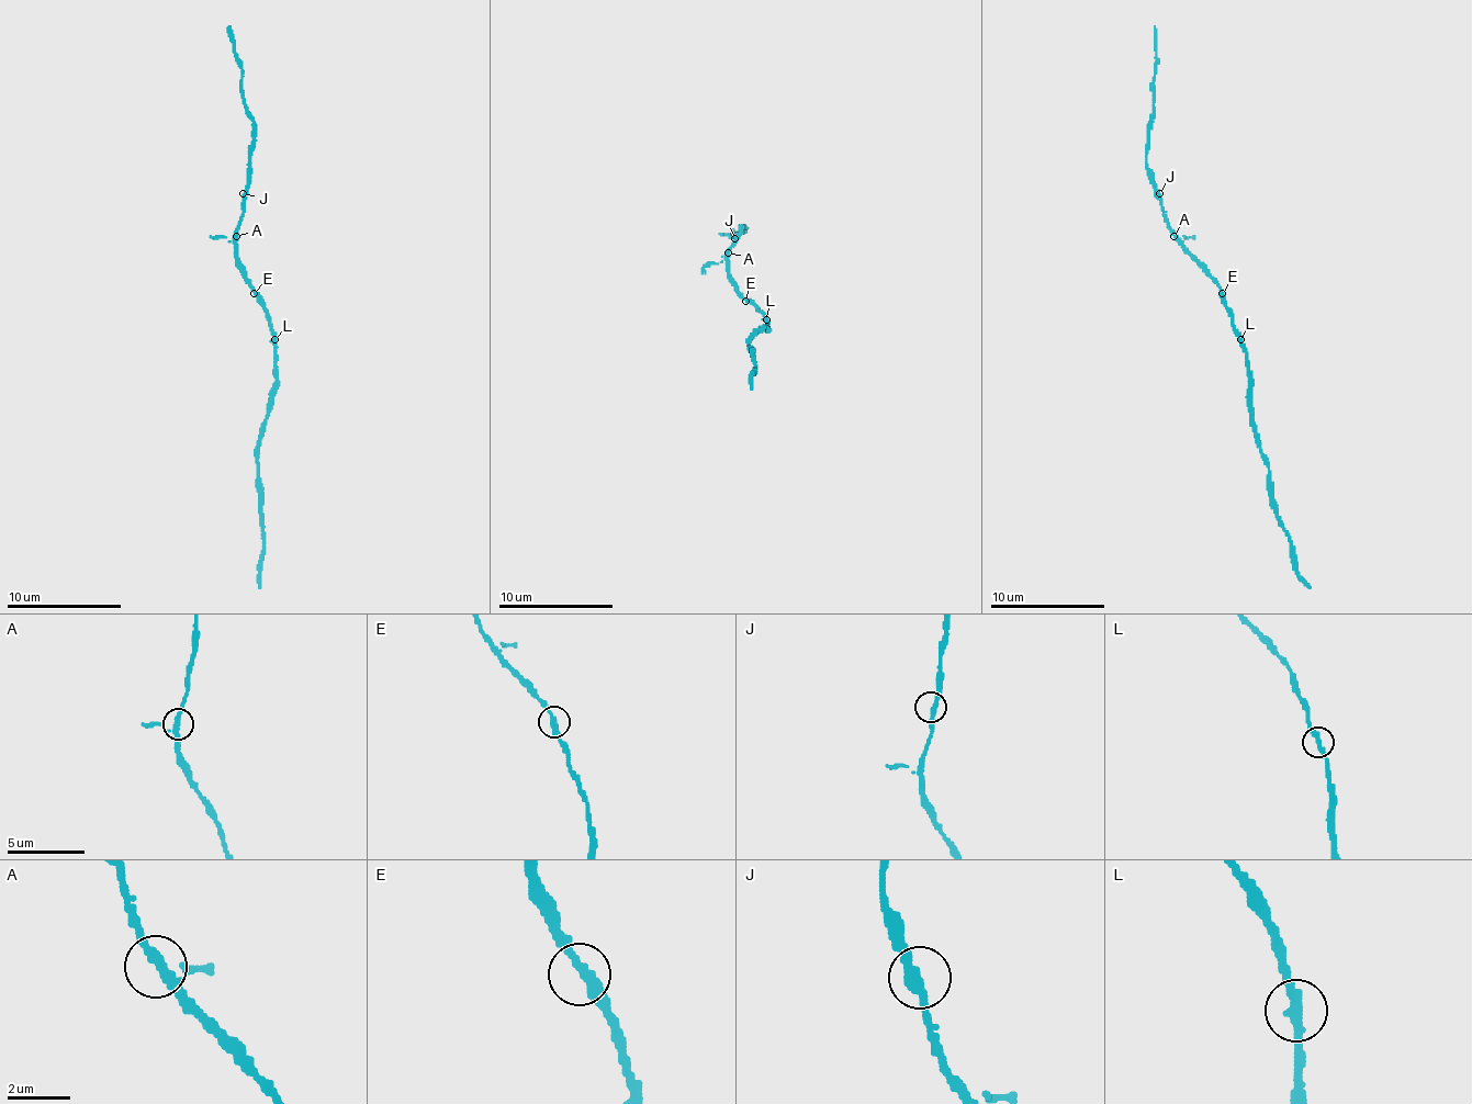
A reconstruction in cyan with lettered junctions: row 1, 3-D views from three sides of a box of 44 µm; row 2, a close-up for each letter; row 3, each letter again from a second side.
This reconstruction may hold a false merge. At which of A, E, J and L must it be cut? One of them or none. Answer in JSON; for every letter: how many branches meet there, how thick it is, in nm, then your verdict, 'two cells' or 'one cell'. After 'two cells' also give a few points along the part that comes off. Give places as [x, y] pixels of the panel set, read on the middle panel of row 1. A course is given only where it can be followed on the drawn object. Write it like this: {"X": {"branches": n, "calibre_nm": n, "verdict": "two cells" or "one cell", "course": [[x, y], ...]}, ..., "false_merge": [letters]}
{"A": {"branches": 2, "calibre_nm": 320, "verdict": "one cell"}, "E": {"branches": 2, "calibre_nm": 320, "verdict": "one cell"}, "J": {"branches": 2, "calibre_nm": 320, "verdict": "one cell"}, "L": {"branches": 2, "calibre_nm": 340, "verdict": "one cell"}, "false_merge": []}

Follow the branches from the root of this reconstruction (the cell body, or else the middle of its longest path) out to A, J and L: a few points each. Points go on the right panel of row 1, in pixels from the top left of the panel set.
A: (1225, 299), (1211, 273), (1173, 236)
J: (1225, 299), (1211, 273), (1168, 225), (1159, 193)
L: (1225, 299), (1234, 334), (1239, 339)

